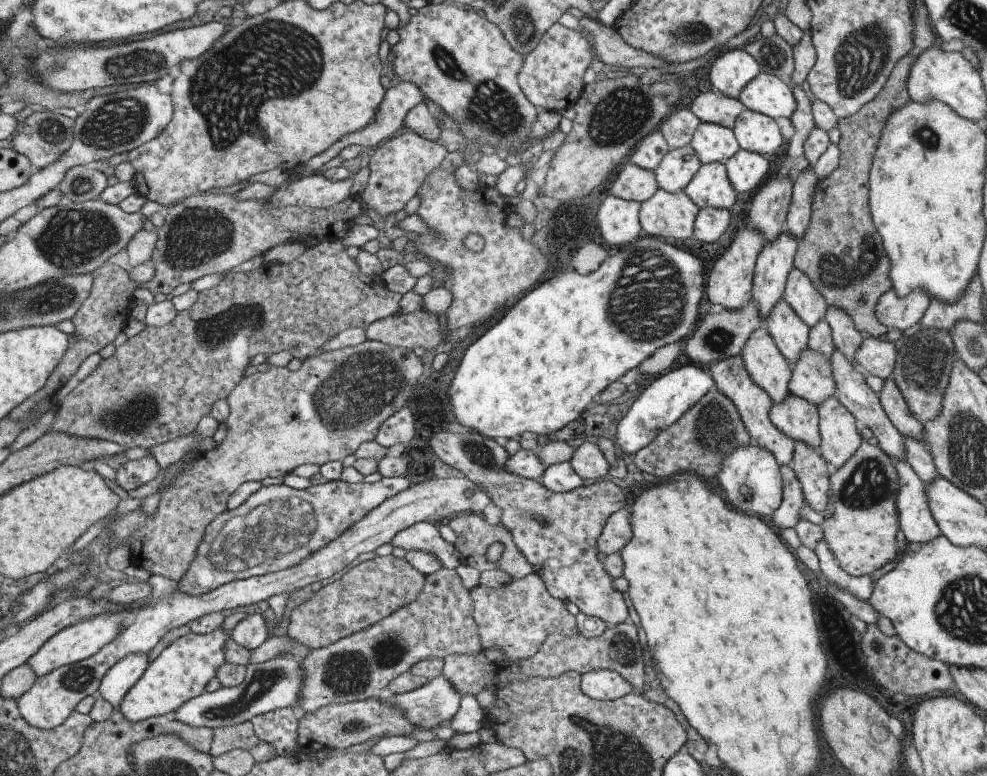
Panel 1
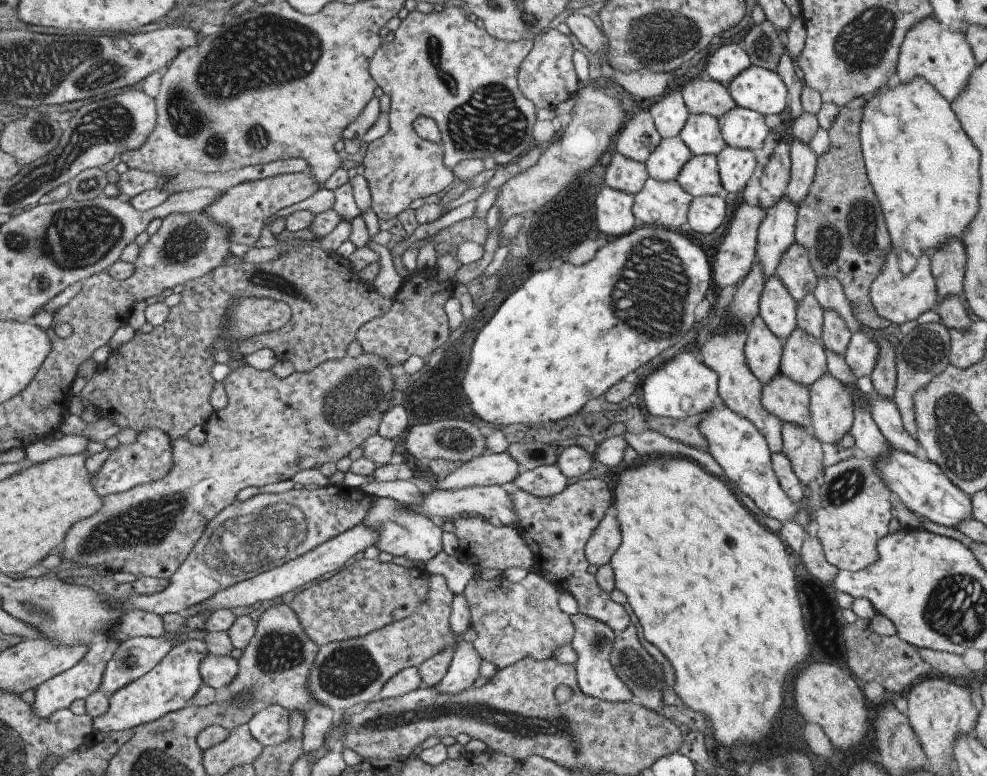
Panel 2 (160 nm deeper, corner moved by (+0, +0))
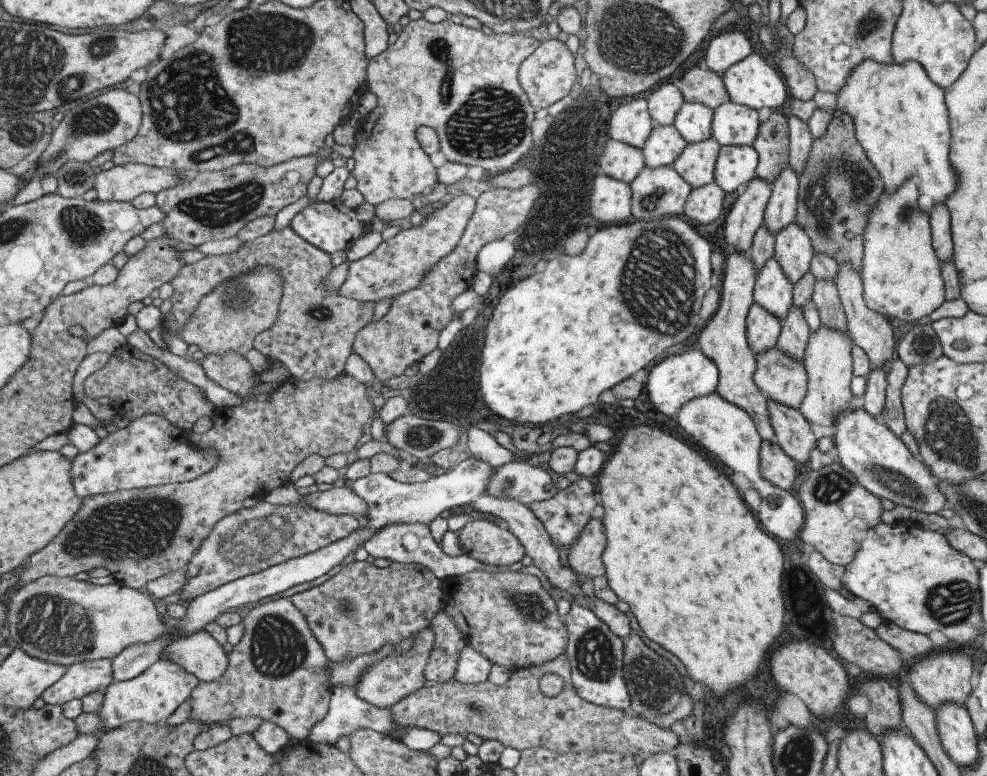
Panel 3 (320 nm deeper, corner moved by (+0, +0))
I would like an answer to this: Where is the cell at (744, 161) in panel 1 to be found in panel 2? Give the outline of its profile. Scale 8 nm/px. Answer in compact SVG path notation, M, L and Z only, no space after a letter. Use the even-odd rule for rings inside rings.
M725 146L716 157L723 194L739 192L755 170L753 151Z

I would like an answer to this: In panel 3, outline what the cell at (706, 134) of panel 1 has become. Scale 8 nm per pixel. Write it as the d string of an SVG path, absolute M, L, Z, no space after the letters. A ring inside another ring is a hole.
M681 103L672 125L686 143L704 141L710 137L712 110L701 103Z

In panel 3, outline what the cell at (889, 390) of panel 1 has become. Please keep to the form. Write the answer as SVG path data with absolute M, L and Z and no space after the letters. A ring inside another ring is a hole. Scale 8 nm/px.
M850 262L841 263L838 266L833 282L846 318L846 330L853 344L861 348L867 355L872 368L877 365L883 367L883 363L891 357L891 352L893 352L893 333L891 333L891 329L895 323L885 315L877 314L865 306L860 274L852 267Z

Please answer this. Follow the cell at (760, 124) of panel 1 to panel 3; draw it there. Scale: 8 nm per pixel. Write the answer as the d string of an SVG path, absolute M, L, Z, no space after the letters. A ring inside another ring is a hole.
M728 100L712 110L710 137L718 145L751 145L759 123L756 110Z

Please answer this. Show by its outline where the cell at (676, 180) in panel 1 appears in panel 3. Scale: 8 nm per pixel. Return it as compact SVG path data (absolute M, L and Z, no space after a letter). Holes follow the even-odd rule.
M654 124L650 135L640 148L644 166L657 168L658 166L671 165L685 145L686 142L672 124Z

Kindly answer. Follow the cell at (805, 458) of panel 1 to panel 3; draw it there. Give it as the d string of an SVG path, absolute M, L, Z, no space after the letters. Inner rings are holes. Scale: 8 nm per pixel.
M766 399L768 421L774 432L774 441L796 463L810 462L815 458L816 440L809 423L798 411L773 399Z

